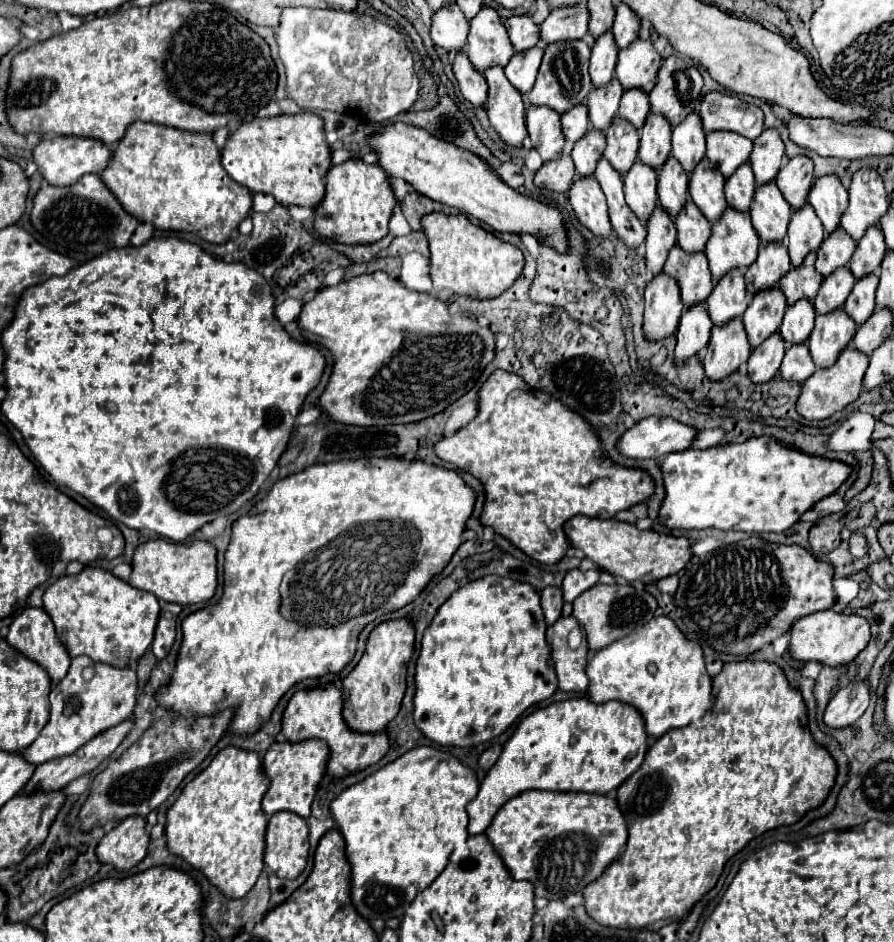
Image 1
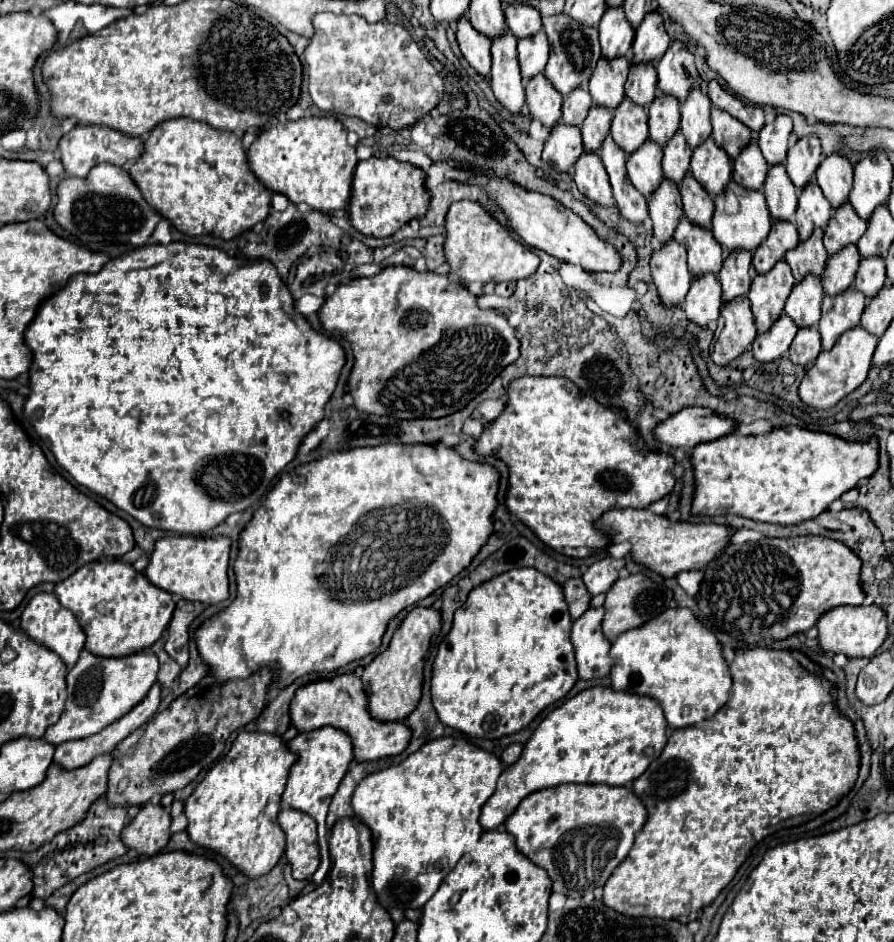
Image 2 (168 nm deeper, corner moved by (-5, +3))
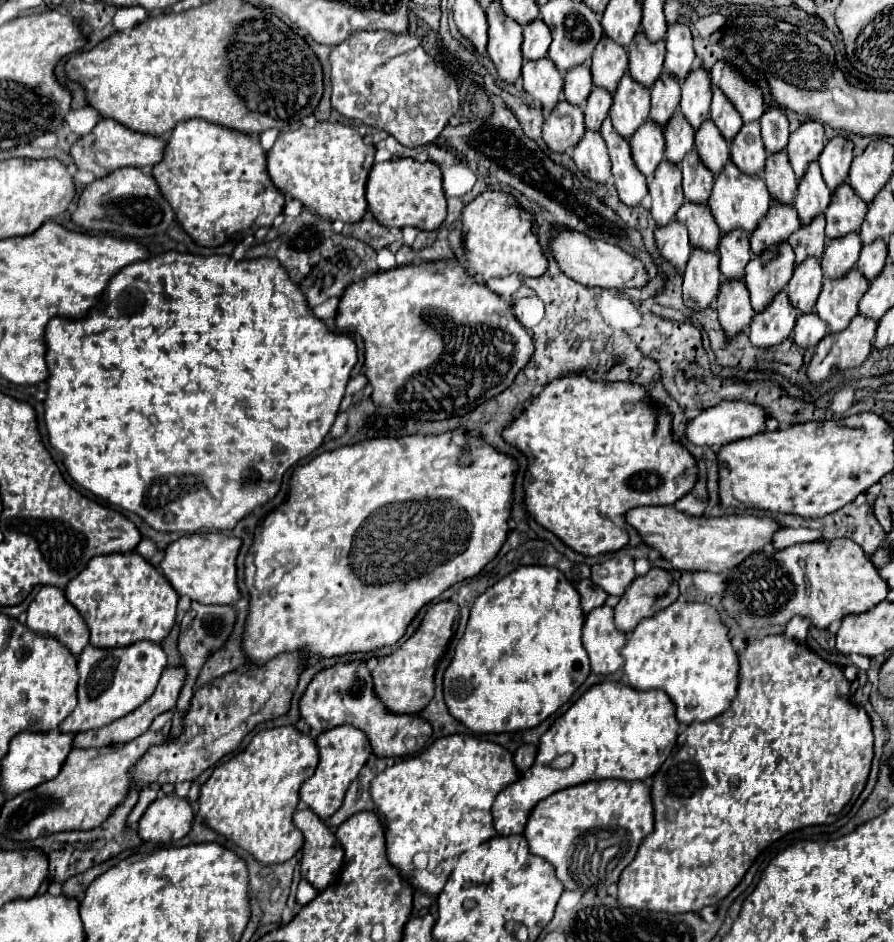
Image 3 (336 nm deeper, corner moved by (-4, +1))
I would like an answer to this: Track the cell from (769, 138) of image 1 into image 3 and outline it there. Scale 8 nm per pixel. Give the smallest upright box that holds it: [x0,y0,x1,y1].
[760,106,790,152]

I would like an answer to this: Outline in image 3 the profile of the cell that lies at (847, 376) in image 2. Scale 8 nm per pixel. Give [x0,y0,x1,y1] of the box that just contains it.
[808,314,876,384]

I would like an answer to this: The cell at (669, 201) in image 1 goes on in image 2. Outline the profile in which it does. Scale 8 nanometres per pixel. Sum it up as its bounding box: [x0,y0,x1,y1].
[663,132,691,184]

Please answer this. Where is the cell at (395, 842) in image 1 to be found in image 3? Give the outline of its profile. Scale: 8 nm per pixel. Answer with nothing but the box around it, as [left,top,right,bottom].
[370,734,520,894]

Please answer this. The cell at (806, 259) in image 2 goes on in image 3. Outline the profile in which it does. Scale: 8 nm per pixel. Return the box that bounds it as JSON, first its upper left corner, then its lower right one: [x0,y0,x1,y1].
[788,214,826,264]

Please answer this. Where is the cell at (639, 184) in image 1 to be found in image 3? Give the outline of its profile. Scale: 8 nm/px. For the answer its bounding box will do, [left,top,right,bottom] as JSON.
[630,120,664,178]

